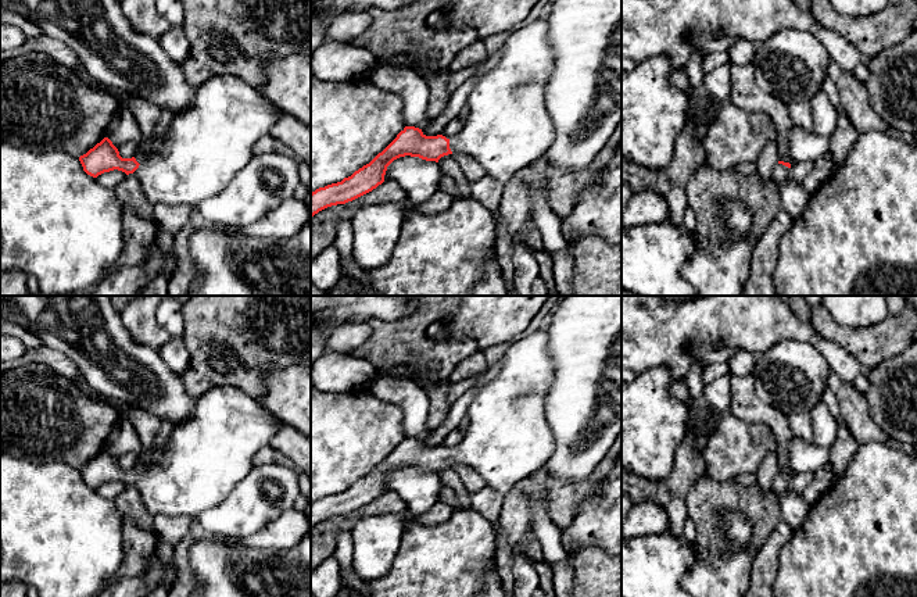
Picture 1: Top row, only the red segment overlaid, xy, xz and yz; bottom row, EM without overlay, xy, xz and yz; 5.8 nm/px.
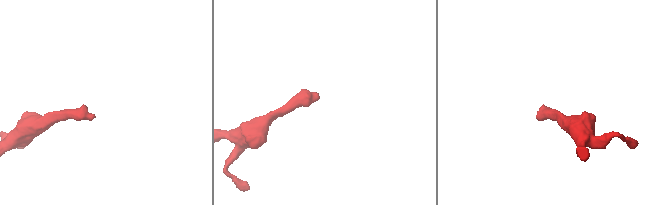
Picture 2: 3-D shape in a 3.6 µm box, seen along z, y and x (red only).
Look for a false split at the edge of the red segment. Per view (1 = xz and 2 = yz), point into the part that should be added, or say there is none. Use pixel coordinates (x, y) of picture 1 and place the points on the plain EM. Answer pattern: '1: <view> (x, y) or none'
1: xz (508, 438)
2: yz (794, 510)

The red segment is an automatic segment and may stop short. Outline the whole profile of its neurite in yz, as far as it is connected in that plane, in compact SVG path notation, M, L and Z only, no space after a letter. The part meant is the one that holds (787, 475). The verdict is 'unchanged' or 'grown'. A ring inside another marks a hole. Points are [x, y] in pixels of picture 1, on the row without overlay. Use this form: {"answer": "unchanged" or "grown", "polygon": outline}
{"answer": "grown", "polygon": "M778 472L773 480L771 490L777 494L781 518L792 528L799 528L807 518L810 507L799 493L789 490L789 473Z"}

